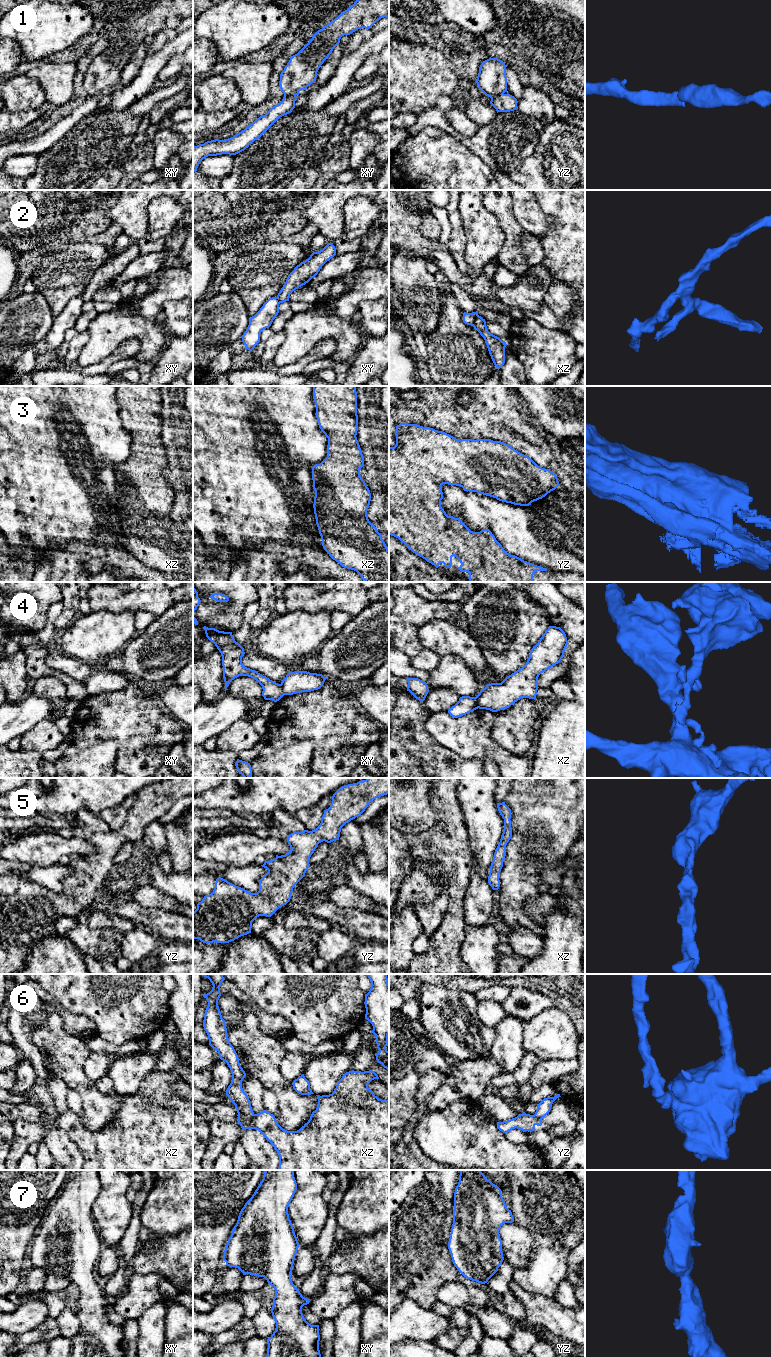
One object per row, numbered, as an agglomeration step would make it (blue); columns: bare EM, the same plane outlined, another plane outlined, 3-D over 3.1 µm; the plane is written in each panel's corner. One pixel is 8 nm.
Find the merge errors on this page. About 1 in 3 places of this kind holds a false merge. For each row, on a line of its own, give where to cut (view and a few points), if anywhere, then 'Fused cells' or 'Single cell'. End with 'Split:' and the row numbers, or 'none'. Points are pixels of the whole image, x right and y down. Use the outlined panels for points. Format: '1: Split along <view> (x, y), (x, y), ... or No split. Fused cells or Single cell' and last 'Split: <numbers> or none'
1: Split along yz (503, 93), (491, 98). Fused cells
2: Split along xz (477, 314), (472, 325). Fused cells
3: No split. Single cell
4: Split along xz (476, 696), (479, 707). Fused cells
5: No split. Single cell
6: Split along xz (255, 1114), (247, 1123), (240, 1124). Fused cells
7: No split. Single cell
Split: 1, 2, 4, 6

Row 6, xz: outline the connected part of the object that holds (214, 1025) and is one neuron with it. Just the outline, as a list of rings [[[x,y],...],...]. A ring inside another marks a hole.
[[[202,974],[212,983],[212,990],[203,994],[208,1006],[205,1010],[203,1027],[209,1039],[209,1045],[215,1049],[219,1058],[225,1061],[231,1070],[232,1080],[226,1090],[226,1095],[235,1105],[238,1113],[238,1123],[248,1124],[254,1117],[254,1112],[248,1095],[242,1088],[242,1081],[246,1076],[239,1063],[238,1055],[229,1042],[225,1020],[222,1018],[218,1000],[221,996],[220,986],[225,980],[222,974]]]

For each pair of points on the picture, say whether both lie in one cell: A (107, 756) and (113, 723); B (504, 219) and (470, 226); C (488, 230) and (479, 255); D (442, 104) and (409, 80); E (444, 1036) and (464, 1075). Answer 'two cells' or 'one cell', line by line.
A: two cells
B: two cells
C: one cell
D: two cells
E: two cells

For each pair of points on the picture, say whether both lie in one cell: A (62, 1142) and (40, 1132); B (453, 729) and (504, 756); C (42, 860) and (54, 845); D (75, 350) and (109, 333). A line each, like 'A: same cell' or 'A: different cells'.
A: different cells
B: same cell
C: same cell
D: different cells

